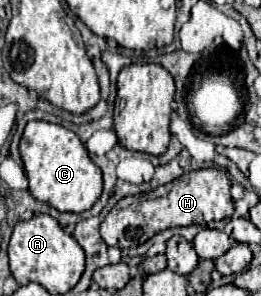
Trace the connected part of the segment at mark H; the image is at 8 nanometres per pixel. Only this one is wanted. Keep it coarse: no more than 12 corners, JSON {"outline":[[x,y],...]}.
{"outline":[[197,169],[121,199],[101,223],[109,247],[231,217],[223,169]]}

